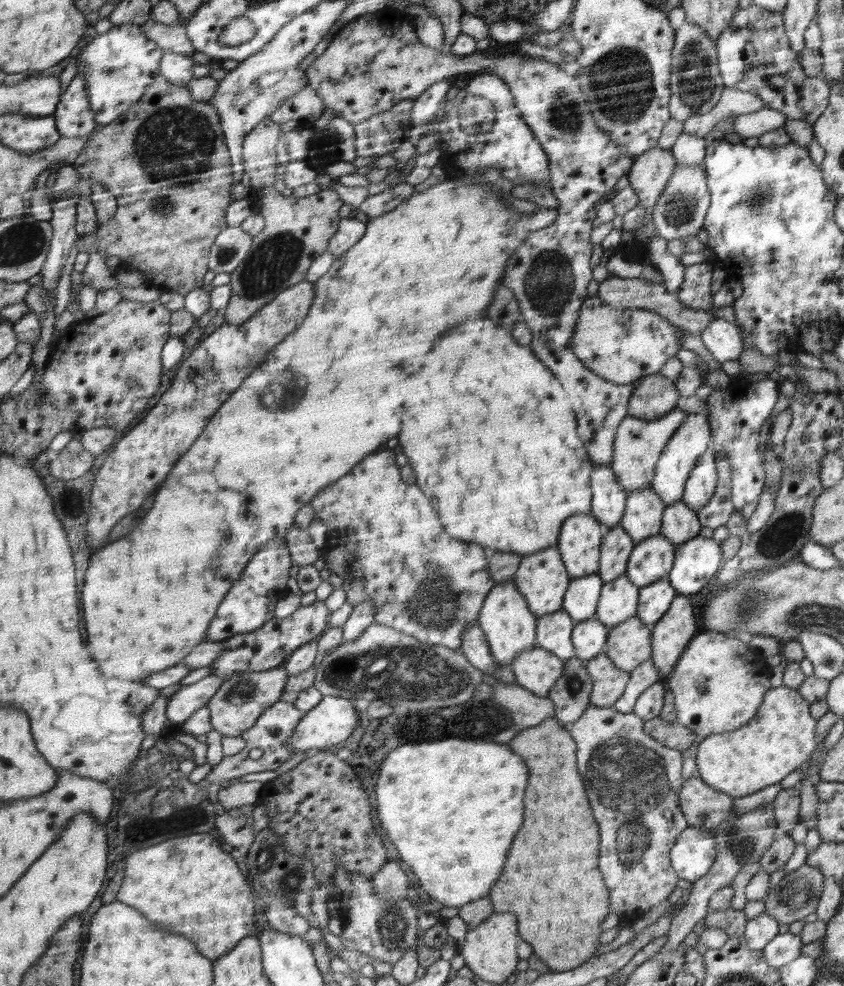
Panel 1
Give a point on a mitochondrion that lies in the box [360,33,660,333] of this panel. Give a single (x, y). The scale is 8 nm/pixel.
(625, 68)

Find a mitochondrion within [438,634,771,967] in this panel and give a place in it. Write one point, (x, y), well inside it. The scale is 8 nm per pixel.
(630, 779)

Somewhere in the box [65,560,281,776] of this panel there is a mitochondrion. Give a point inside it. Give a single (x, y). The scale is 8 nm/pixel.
(243, 691)

